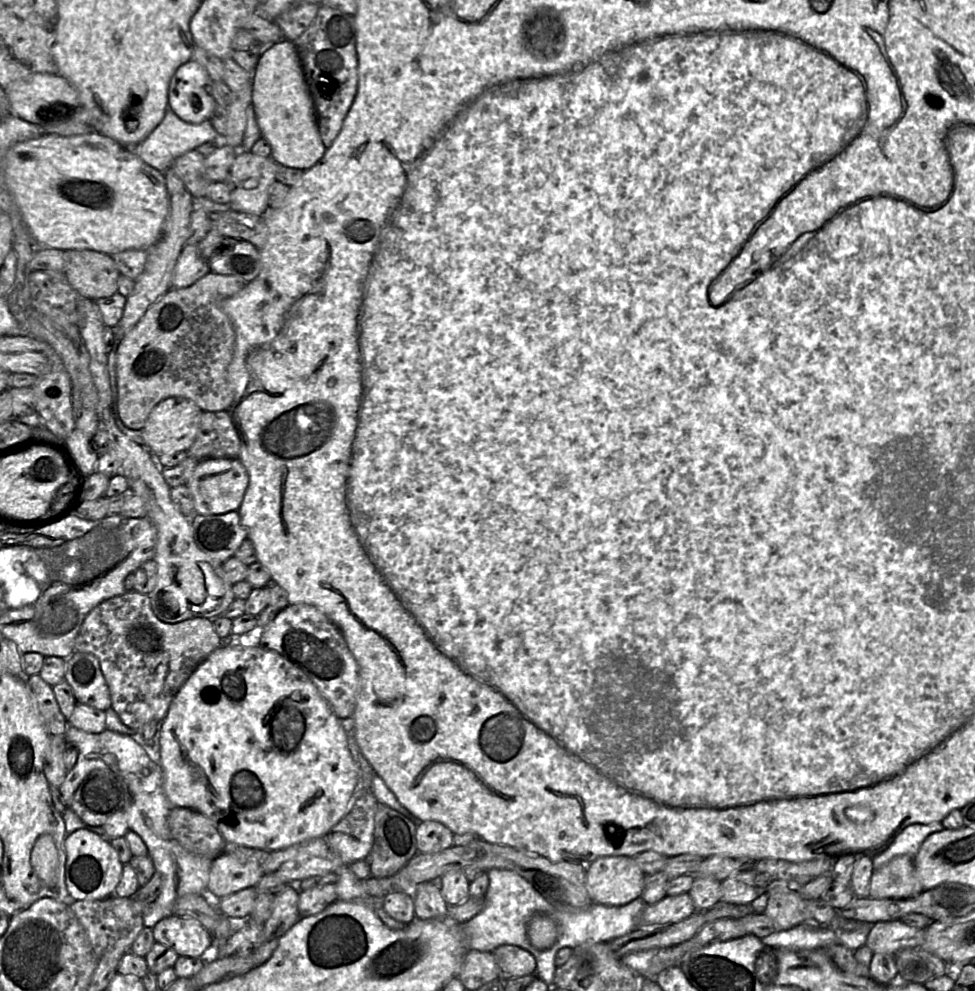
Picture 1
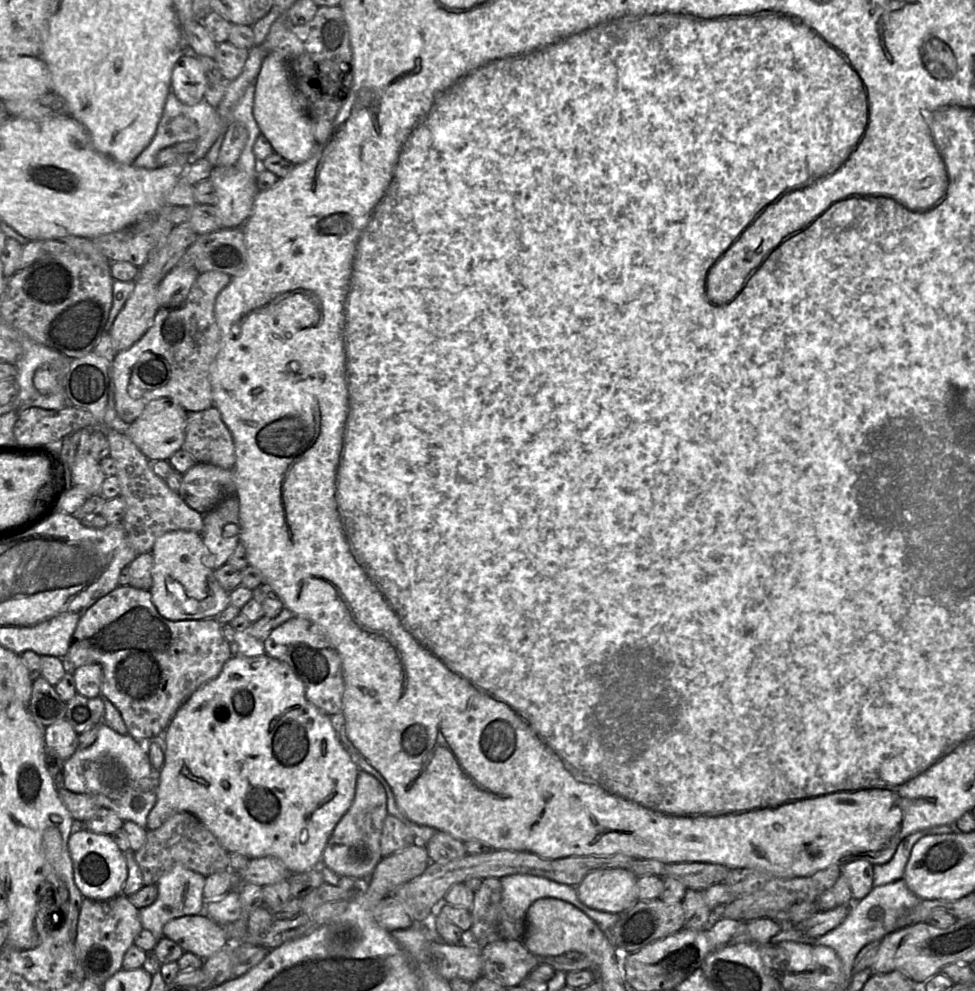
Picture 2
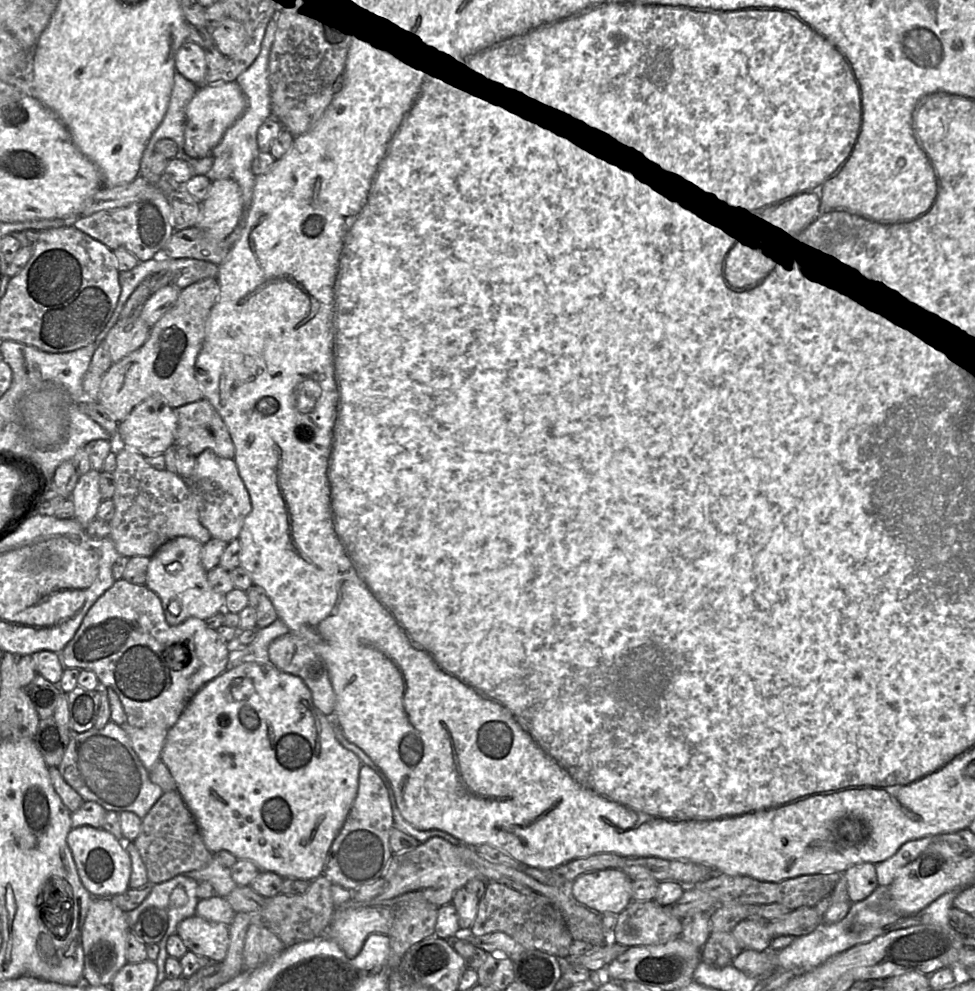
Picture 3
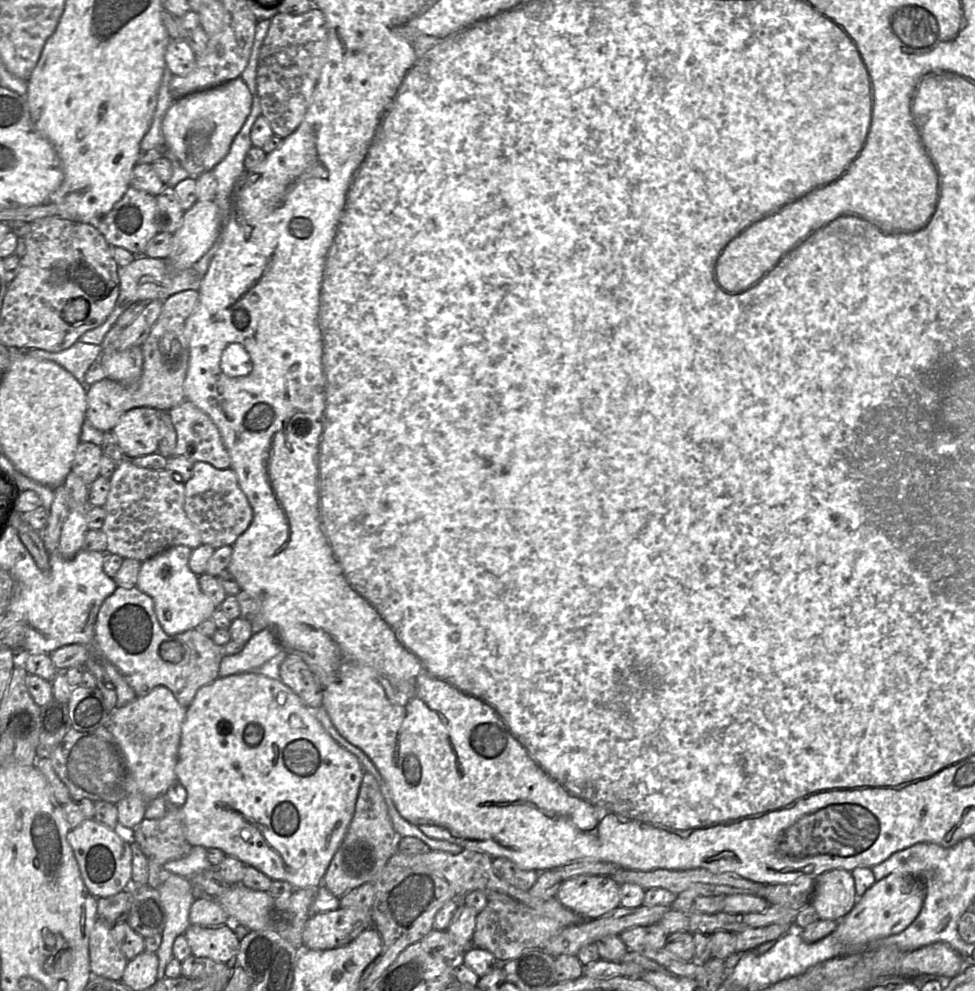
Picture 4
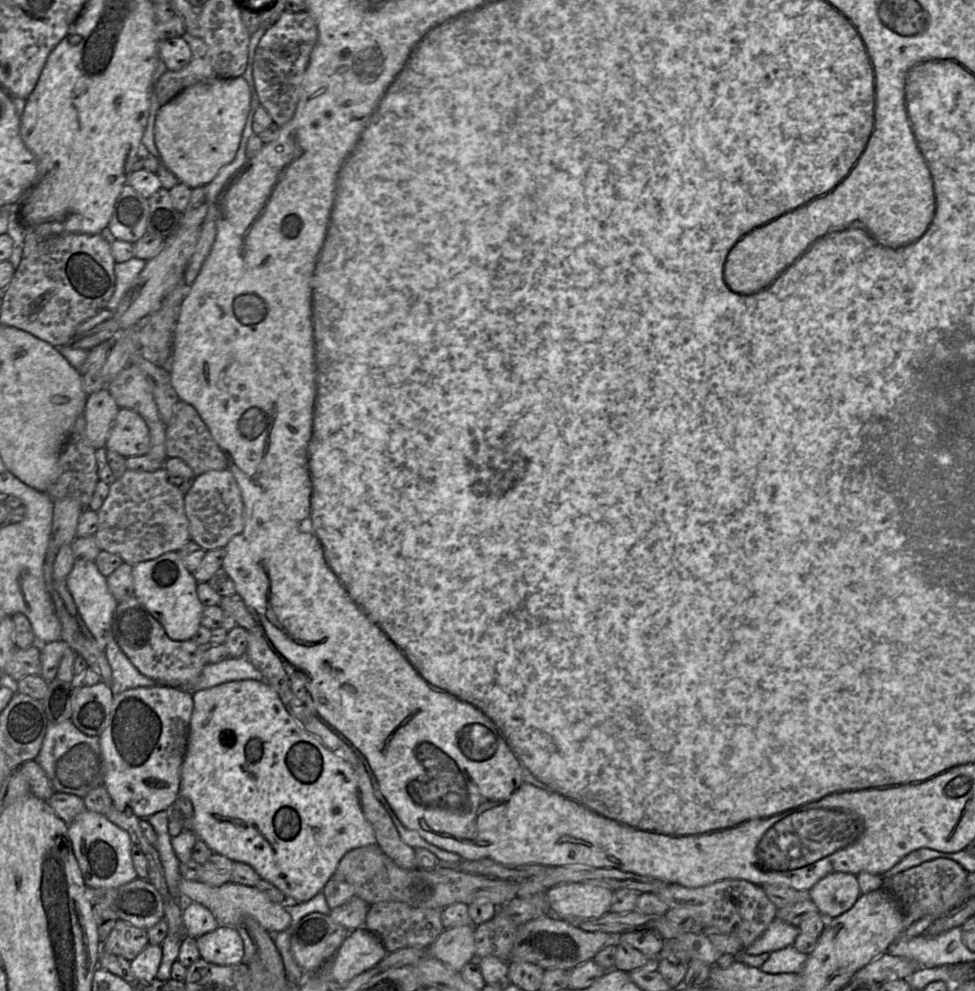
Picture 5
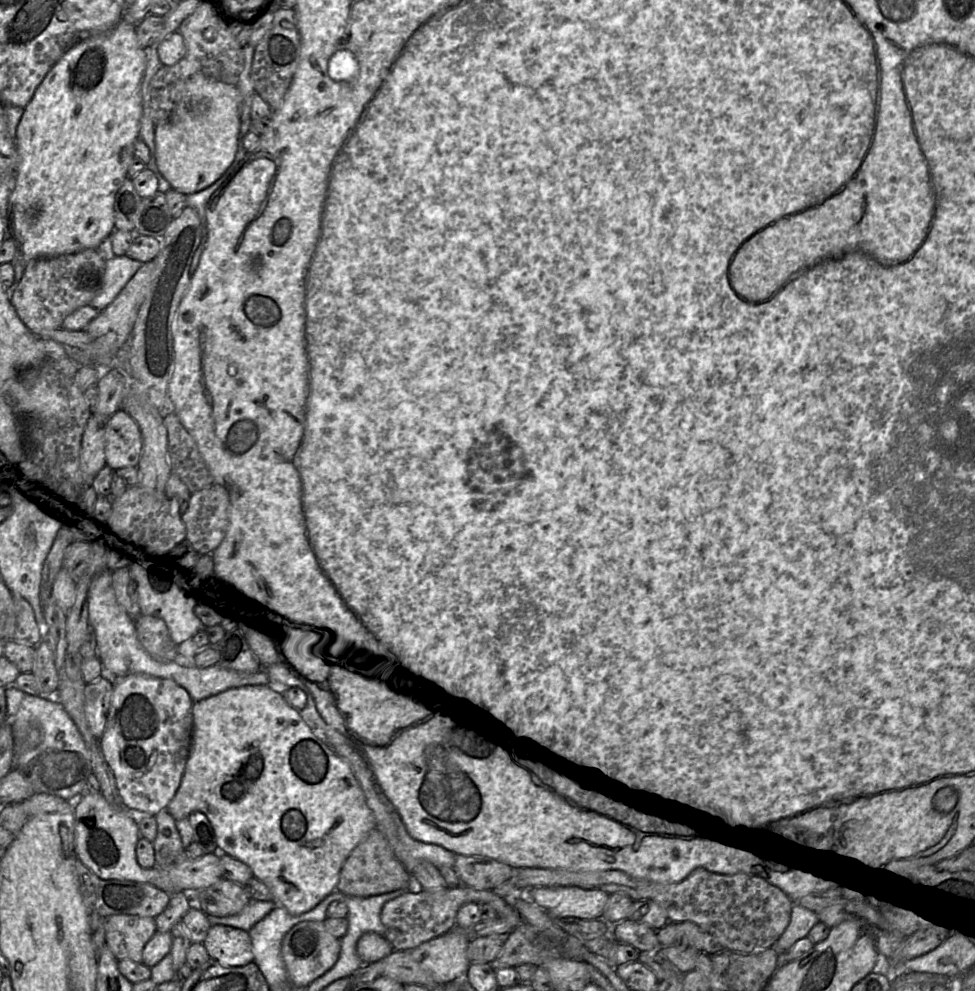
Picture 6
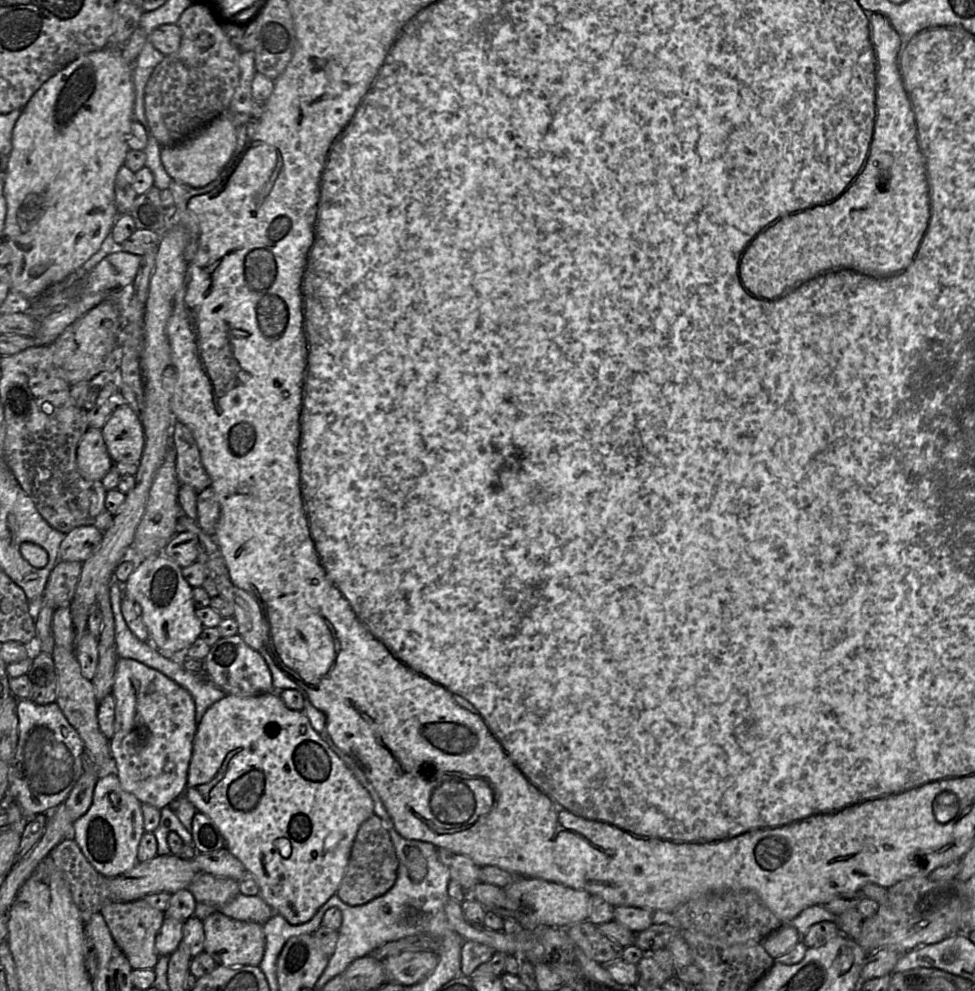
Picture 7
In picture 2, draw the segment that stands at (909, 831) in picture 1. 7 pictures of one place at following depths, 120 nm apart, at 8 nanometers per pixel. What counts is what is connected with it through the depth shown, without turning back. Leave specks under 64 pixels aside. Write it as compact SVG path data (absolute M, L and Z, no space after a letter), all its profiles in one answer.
M949 825L936 826L911 833L904 838L898 845L892 859L882 865L873 865L874 871L874 886L883 886L903 880L906 865L911 856L914 845L924 836L928 835L929 831L950 827Z

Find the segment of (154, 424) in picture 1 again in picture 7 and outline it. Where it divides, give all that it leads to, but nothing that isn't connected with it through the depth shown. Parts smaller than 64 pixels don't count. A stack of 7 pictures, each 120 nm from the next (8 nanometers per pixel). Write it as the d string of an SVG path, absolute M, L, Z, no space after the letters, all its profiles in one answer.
M127 403L113 410L101 431L113 463L139 464L145 444L144 428Z

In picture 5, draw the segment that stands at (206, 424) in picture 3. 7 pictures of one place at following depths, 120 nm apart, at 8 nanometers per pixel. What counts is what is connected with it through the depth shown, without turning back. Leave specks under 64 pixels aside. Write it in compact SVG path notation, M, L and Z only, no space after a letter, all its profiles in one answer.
M178 400L174 407L172 419L166 424L165 451L167 458L182 459L195 475L211 470L228 469L227 459L214 441L206 424L195 408L182 400Z

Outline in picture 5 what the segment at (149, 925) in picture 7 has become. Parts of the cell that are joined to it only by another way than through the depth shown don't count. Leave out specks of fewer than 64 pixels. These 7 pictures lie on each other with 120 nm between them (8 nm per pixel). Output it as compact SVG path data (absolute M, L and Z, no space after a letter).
M118 919L102 945L102 950L132 961L147 944L147 930Z

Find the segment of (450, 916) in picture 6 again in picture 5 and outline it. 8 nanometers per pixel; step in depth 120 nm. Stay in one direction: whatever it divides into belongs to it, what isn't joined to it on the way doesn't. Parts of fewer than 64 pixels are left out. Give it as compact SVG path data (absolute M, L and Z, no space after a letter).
M382 901L369 906L364 926L378 936L389 953L408 947L428 948L445 929L442 911L442 908L419 908L399 901Z

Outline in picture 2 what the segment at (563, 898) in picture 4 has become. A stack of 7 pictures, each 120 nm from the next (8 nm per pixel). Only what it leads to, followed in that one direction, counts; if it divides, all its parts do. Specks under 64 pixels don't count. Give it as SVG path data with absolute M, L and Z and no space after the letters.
M627 868L592 870L576 886L579 899L588 907L623 913L638 900L638 877Z

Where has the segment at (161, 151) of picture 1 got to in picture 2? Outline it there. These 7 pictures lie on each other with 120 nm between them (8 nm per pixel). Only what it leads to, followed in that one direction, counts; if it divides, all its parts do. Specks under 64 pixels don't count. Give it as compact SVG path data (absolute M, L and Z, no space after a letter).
M170 91L165 100L160 121L153 139L136 157L133 164L141 168L155 169L158 167L157 154L160 150L178 143L198 141L213 126L221 126L220 116L216 108L209 105L206 101L201 101L196 105L186 105Z

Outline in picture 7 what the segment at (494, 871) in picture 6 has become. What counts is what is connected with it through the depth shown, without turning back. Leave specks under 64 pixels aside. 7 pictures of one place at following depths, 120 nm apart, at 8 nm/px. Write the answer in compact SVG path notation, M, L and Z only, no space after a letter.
M437 849L439 860L449 869L450 877L461 885L465 891L480 882L480 869L471 859L447 849Z

